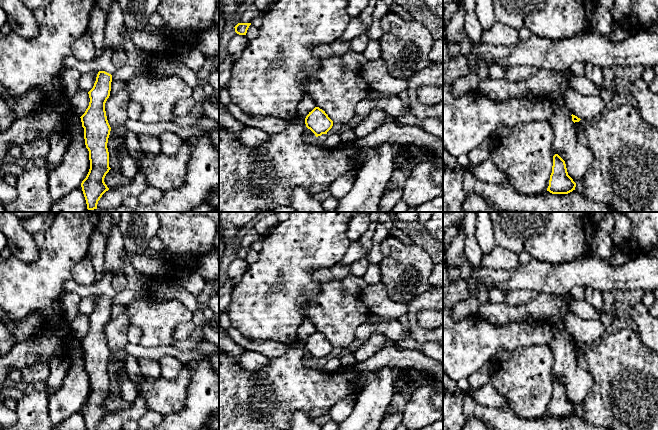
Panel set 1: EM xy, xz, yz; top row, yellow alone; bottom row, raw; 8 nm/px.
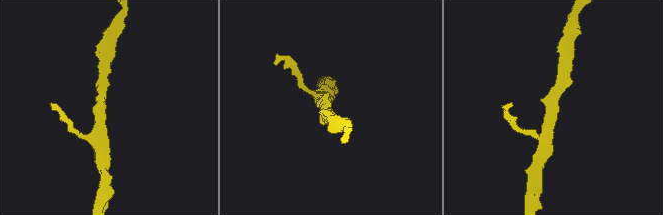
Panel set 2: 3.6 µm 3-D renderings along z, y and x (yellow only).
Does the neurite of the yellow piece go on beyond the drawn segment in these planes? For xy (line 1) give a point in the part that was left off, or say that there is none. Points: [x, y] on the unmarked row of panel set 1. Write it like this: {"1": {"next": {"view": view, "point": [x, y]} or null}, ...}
{"1": {"next": null}}

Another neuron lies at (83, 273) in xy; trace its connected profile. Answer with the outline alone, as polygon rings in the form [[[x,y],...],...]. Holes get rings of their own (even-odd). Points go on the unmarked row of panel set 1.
[[[85,257],[72,268],[72,278],[81,286],[89,286],[96,282],[95,269],[88,257]]]

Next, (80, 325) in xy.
[[[78,314],[73,321],[70,322],[71,332],[80,341],[85,337],[89,330],[90,322],[88,316]]]

